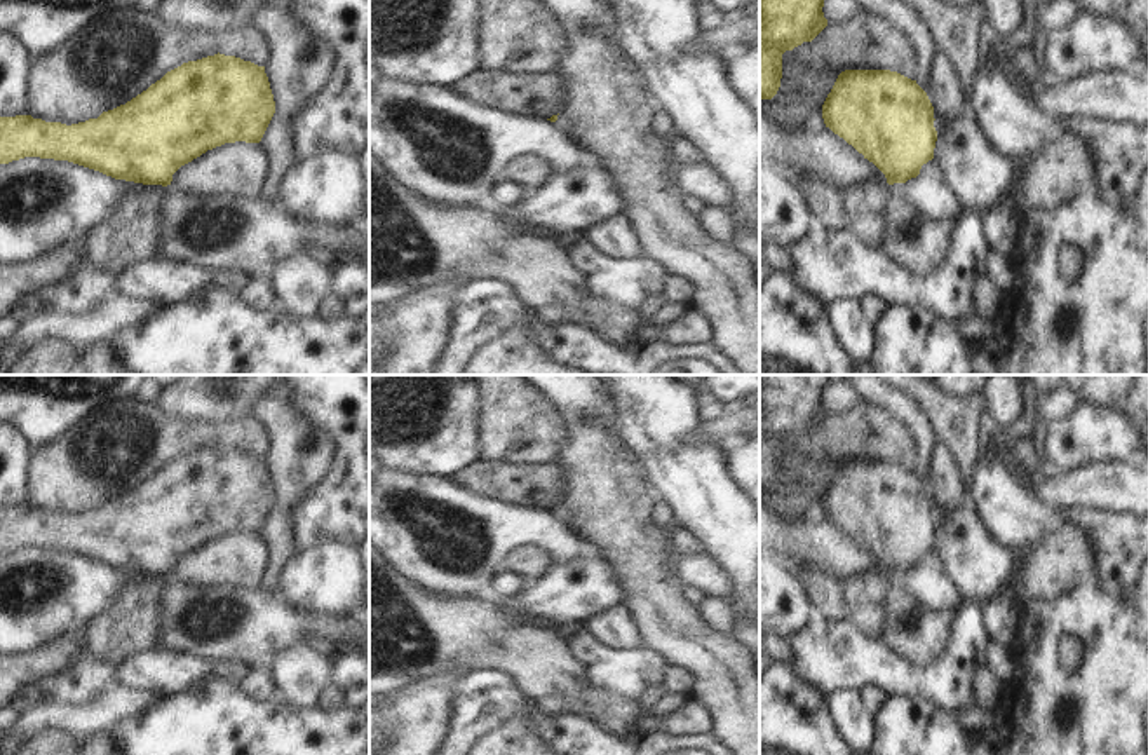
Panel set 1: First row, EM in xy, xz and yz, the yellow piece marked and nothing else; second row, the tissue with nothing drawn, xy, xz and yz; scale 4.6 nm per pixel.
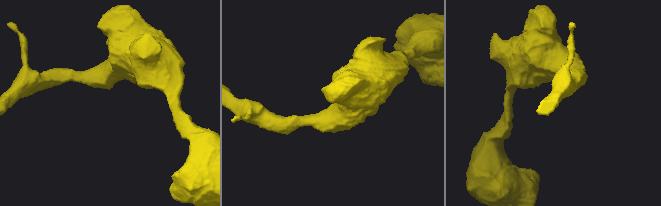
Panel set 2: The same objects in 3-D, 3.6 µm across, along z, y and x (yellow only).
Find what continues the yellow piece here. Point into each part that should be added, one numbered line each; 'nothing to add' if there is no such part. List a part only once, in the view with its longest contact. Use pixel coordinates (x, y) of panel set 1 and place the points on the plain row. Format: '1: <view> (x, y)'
nothing to add.

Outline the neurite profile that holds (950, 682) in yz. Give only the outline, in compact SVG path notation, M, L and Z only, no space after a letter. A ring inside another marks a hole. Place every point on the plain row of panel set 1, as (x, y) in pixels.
M962 603L942 656L925 670L894 652L881 638L868 636L850 619L833 622L819 610L789 642L796 654L793 673L824 697L873 685L899 697L925 697L956 717L976 704L976 677L986 668L986 647L991 640L983 624L983 603Z

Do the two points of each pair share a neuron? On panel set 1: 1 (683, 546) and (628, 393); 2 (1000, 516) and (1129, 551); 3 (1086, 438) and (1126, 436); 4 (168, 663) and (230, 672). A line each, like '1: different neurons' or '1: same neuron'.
1: different neurons
2: same neuron
3: same neuron
4: same neuron

